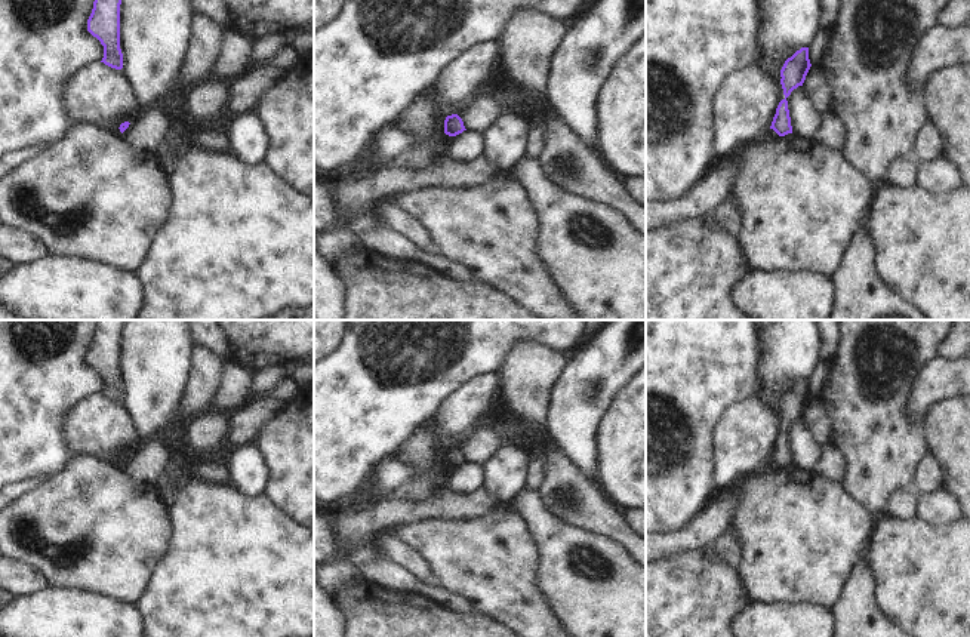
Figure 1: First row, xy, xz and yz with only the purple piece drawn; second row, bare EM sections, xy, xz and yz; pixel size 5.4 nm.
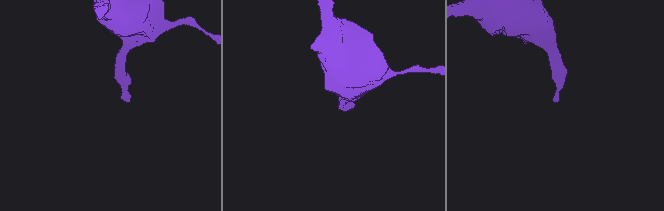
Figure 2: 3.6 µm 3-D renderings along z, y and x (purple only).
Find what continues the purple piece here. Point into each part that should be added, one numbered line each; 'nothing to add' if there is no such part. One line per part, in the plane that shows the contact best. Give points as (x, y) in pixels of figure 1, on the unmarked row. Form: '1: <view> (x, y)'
nothing to add

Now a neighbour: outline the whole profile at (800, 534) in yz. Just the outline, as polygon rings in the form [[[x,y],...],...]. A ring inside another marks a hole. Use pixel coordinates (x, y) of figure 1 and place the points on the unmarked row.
[[[795,465],[779,468],[769,477],[751,474],[736,486],[742,490],[742,499],[729,526],[736,529],[740,542],[740,576],[749,597],[761,603],[819,604],[832,610],[862,550],[869,545],[875,518],[847,495],[843,483]]]

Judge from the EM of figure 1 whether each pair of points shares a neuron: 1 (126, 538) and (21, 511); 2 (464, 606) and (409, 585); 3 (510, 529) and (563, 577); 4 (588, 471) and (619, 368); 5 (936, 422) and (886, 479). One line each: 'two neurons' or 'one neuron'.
1: one neuron
2: one neuron
3: two neurons
4: one neuron
5: two neurons

